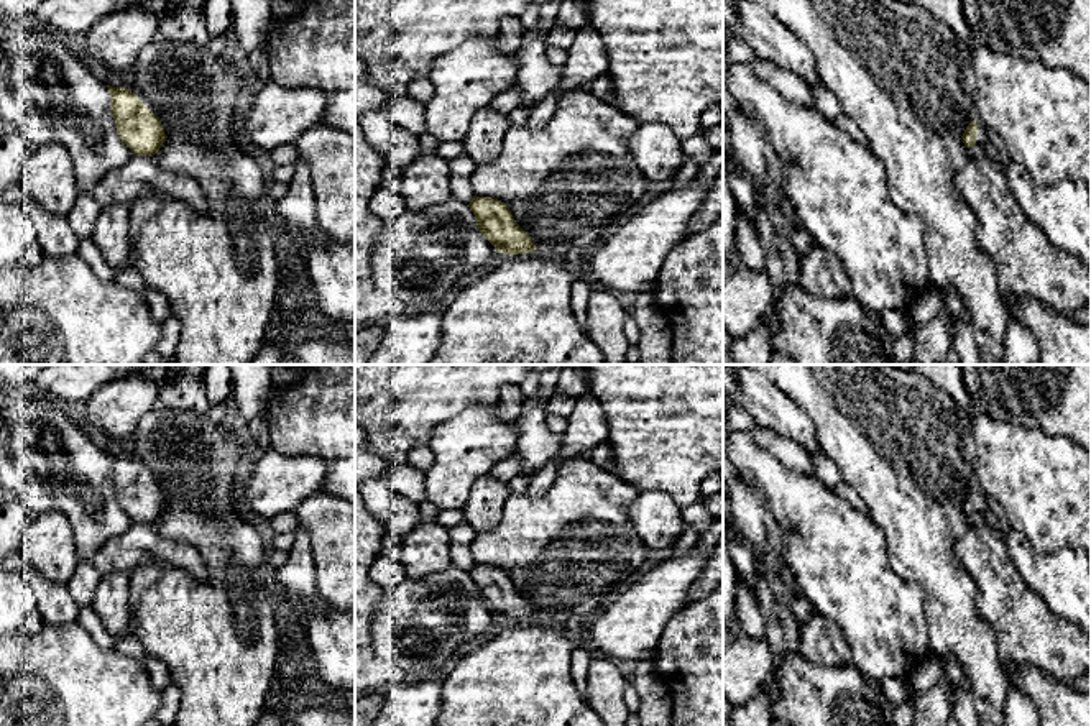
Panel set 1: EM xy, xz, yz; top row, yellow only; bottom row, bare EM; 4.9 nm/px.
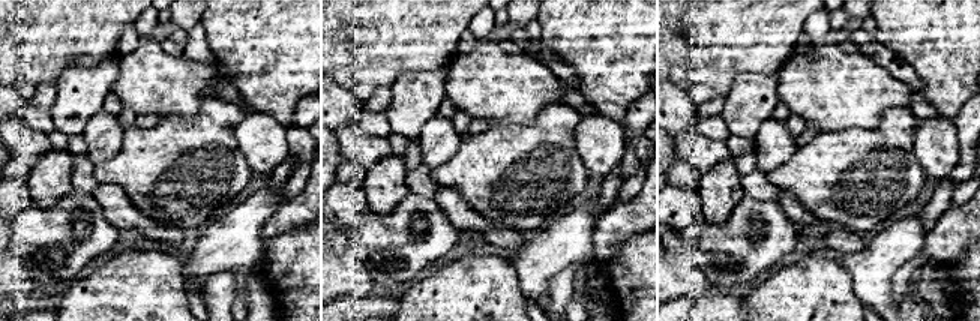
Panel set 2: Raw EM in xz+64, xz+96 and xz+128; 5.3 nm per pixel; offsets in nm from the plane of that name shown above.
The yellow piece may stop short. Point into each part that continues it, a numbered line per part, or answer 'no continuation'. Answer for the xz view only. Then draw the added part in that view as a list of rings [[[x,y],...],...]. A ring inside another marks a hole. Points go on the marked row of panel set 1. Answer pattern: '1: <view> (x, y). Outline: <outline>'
no continuation

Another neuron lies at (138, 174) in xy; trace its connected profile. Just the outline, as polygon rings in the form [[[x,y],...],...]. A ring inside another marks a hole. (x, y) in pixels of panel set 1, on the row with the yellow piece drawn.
[[[133,154],[123,166],[105,174],[95,184],[92,195],[100,207],[131,205],[148,191],[182,200],[197,212],[209,210],[194,177],[161,168],[154,156]]]

